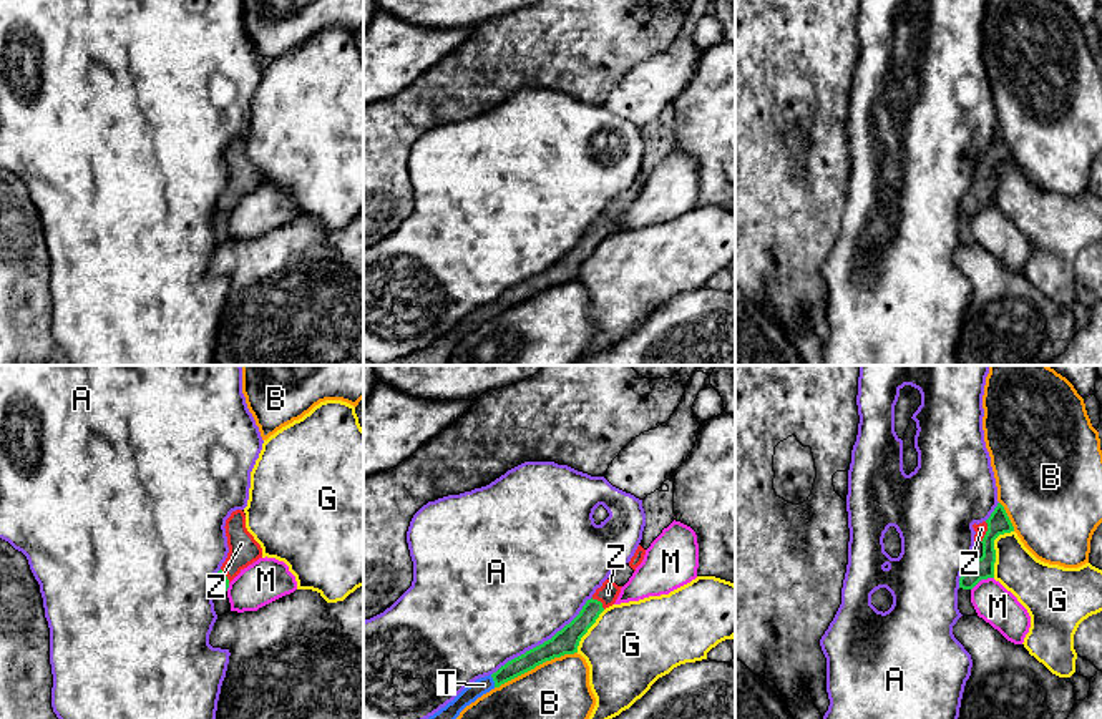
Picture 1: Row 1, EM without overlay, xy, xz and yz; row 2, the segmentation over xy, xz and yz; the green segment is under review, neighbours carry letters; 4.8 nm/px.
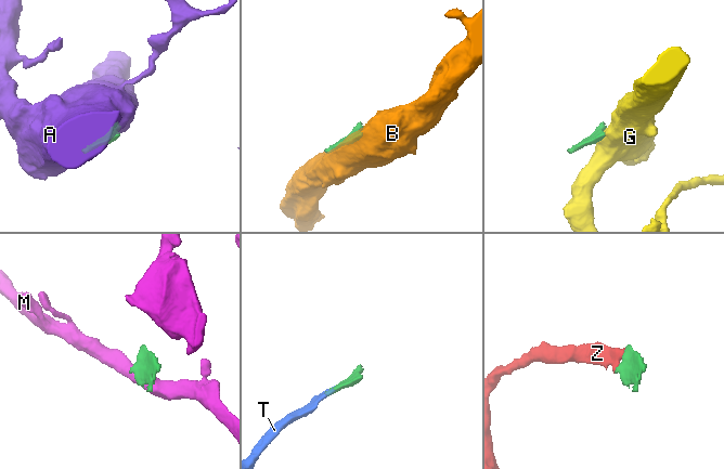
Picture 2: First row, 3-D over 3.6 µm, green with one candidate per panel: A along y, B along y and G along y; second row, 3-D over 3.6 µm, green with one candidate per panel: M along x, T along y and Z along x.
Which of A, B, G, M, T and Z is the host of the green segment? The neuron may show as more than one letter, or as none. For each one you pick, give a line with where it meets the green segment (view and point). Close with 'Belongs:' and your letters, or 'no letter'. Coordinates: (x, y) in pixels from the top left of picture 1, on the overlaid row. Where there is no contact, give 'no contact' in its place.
T: xz (493, 679)
Z: yz (986, 532)
Belongs: T, Z

